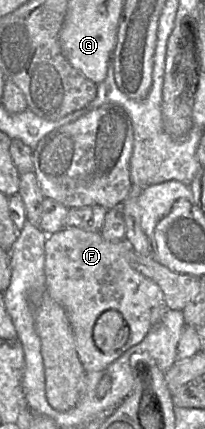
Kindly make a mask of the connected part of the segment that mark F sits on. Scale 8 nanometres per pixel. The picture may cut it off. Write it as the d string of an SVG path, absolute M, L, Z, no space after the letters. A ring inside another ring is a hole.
M70 227L70 228L63 228L57 233L48 235L47 240L45 241L45 264L44 264L44 271L45 271L45 277L46 277L46 292L47 294L59 305L61 305L68 316L70 325L72 327L74 339L75 339L75 345L76 345L76 351L78 353L79 360L81 364L83 365L86 372L95 372L95 371L102 371L106 369L110 364L112 364L114 361L116 361L119 357L121 357L125 352L127 352L130 348L134 347L135 345L139 344L147 335L149 330L151 329L151 312L155 307L158 307L159 305L165 305L164 295L157 283L155 283L153 280L145 277L137 270L133 269L128 261L126 260L126 253L130 250L133 250L131 245L128 241L125 239L118 241L118 242L111 242L105 240L100 232L88 232L84 231L82 229L76 228L76 227ZM108 310L115 310L118 311L122 317L124 318L125 322L127 323L129 327L129 337L125 345L111 353L111 354L105 354L102 351L100 351L97 346L95 345L93 341L93 328L94 325L98 319L98 317Z

